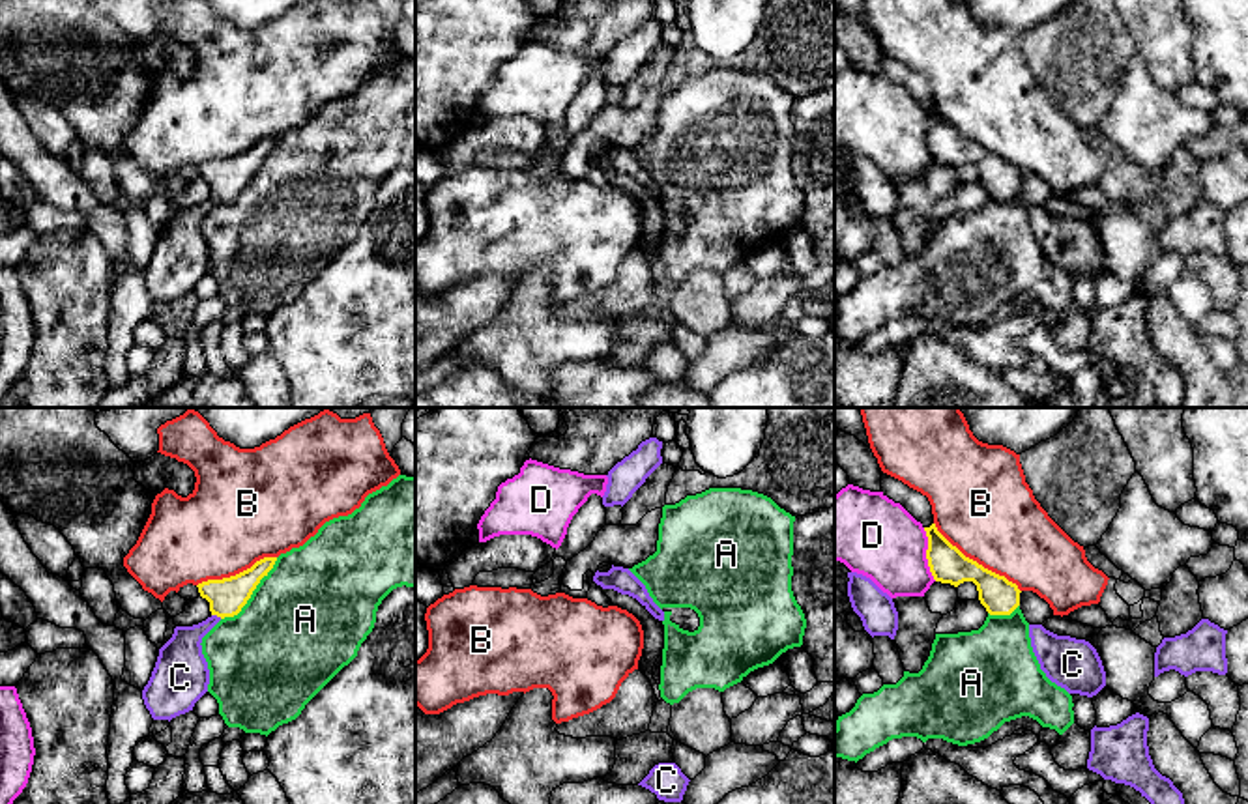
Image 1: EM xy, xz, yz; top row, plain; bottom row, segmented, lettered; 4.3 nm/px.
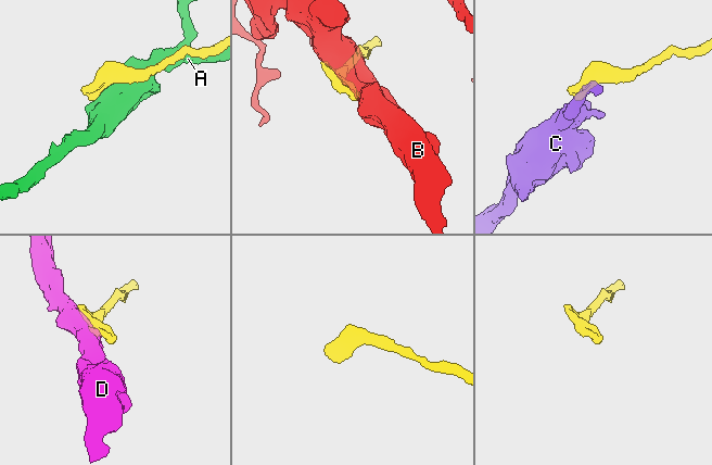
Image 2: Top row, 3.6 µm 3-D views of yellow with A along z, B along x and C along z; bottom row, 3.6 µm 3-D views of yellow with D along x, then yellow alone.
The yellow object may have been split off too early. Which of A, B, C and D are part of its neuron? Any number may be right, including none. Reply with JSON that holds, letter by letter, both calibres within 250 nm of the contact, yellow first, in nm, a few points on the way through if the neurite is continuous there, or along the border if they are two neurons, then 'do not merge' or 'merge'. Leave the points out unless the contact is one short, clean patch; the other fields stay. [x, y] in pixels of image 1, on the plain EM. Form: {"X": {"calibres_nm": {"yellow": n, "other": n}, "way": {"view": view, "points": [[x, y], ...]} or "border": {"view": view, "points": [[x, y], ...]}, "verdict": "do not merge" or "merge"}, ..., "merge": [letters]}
{"A": {"calibres_nm": {"yellow": 160, "other": 500}, "verdict": "do not merge"}, "B": {"calibres_nm": {"yellow": 160, "other": 420}, "verdict": "do not merge"}, "C": {"calibres_nm": {"yellow": 160, "other": 200}, "way": {"view": "xy", "points": [[227, 178], [217, 197], [184, 229], [180, 242]]}, "verdict": "merge"}, "D": {"calibres_nm": {"yellow": 160, "other": 340}, "verdict": "do not merge"}, "merge": ["C"]}

